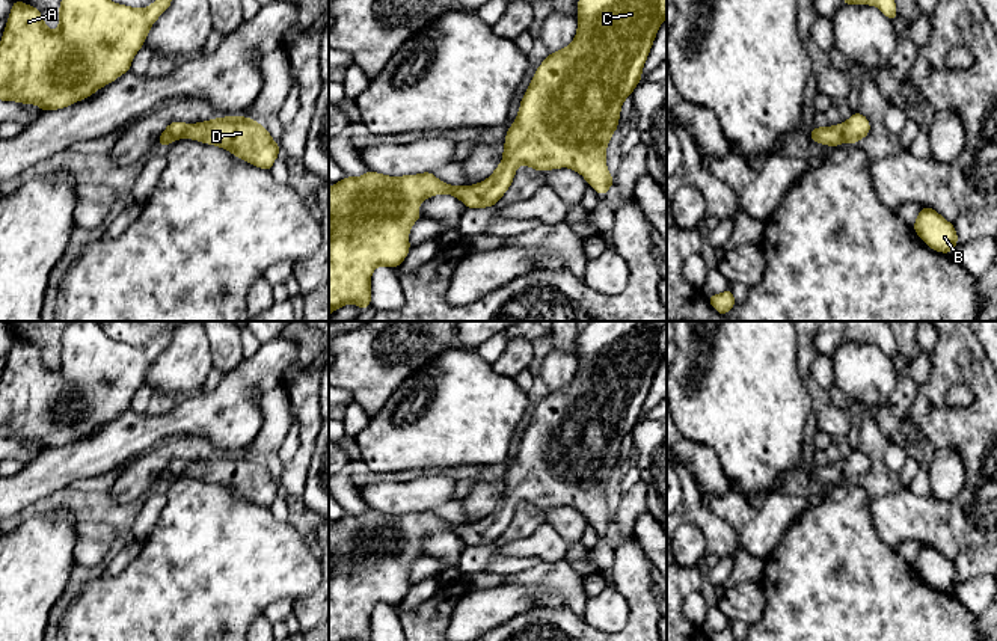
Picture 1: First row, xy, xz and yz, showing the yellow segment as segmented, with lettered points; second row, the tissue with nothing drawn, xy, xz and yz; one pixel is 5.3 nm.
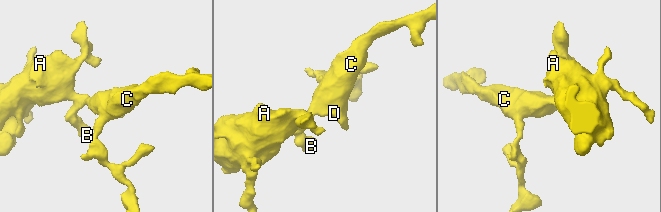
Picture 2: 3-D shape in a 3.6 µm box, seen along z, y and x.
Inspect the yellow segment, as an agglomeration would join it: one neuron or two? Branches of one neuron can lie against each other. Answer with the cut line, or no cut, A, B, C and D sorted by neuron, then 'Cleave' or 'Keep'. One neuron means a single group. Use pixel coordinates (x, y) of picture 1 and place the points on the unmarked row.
No split. Groups: A B C D. Keep

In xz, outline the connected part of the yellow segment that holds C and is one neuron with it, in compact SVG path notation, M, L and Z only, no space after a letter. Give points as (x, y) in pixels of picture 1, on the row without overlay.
M588 321L578 338L578 370L570 383L551 391L537 406L522 434L519 452L505 474L501 502L475 523L449 523L431 510L389 514L367 508L364 514L344 514L329 526L329 641L371 641L370 618L376 605L397 606L410 588L409 569L421 557L418 544L430 534L446 531L459 535L466 546L486 546L498 541L511 523L519 502L535 508L570 505L579 510L597 532L605 534L614 523L605 499L606 484L618 465L623 439L641 419L659 363L667 356L667 321Z

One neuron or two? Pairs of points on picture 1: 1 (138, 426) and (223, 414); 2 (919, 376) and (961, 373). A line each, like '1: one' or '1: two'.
1: one
2: two

